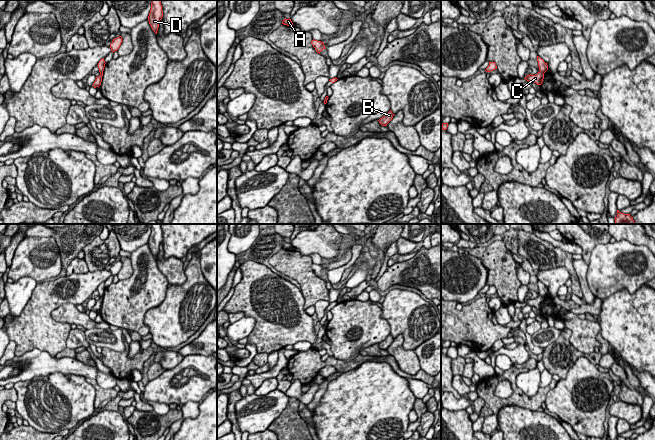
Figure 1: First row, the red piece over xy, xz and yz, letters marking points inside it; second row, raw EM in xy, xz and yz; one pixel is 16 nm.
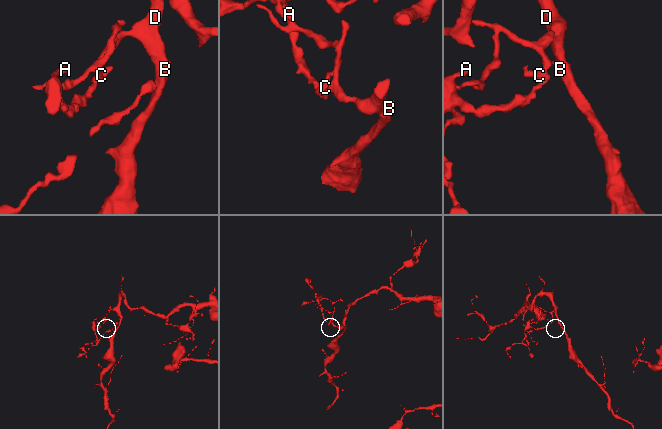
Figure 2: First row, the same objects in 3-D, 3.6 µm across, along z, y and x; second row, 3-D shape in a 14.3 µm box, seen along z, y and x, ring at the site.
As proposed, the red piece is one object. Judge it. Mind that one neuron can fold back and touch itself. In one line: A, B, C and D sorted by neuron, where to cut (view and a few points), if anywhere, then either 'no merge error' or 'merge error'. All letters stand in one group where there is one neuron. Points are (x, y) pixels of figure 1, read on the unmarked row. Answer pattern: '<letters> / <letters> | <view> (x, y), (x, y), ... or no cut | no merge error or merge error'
A C / B D | yz (540, 295), (543, 298) | merge error

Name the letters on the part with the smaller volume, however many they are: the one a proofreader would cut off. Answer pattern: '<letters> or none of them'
A, C

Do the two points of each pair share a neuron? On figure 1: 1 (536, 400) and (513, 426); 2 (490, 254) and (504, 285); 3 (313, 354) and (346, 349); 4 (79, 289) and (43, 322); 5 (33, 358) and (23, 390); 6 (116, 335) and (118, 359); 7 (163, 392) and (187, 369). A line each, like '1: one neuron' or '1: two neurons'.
1: two neurons
2: one neuron
3: two neurons
4: one neuron
5: two neurons
6: two neurons
7: one neuron

